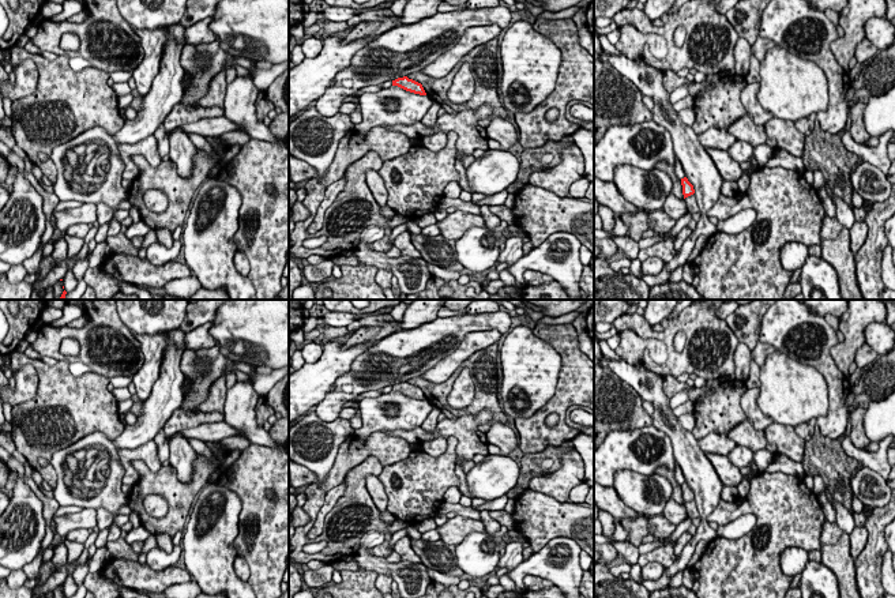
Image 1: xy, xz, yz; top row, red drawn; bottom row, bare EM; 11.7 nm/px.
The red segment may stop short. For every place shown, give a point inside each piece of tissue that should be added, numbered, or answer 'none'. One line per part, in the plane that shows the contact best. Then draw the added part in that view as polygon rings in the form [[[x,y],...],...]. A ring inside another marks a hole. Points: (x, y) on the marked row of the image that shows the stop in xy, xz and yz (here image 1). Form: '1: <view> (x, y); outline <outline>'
none

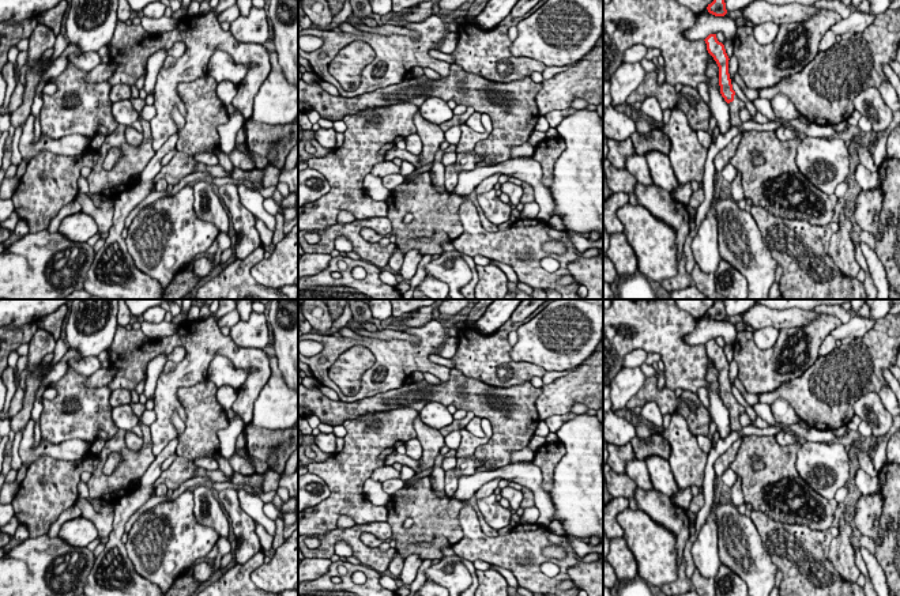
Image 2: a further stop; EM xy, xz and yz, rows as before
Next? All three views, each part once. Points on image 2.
1: yz (737, 104); outline [[[737,94],[734,95],[734,101],[730,105],[730,124],[731,128],[741,127],[742,121],[739,118],[739,110],[746,107],[746,103],[741,101]]]

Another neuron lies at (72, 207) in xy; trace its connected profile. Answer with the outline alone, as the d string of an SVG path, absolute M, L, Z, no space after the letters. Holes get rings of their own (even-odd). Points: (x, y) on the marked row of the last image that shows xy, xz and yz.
M74 200L71 203L68 203L67 205L64 205L60 212L50 220L50 225L48 226L48 231L49 233L57 233L59 231L59 227L60 227L60 223L61 220L65 218L65 216L69 216L69 215L74 215L76 212L80 212L82 211L82 207L80 204Z

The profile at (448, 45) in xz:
M447 31L445 38L441 41L438 50L445 54L452 54L457 45L457 31Z

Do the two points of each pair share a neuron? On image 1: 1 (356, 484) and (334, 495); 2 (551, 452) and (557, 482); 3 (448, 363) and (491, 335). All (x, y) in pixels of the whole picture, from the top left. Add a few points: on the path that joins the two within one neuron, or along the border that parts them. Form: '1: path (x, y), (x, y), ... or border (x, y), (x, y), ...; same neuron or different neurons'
1: border (343, 481), (343, 495), (326, 518); different neurons
2: border (574, 448), (527, 488); different neurons
3: path (459, 356), (474, 341), (480, 339); same neuron

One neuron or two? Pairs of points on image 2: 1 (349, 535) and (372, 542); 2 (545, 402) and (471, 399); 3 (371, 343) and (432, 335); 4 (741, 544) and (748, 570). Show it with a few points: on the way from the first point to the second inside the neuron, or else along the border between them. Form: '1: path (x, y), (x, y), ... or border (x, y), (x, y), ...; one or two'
1: border (358, 536), (371, 532), (386, 540); two
2: border (542, 388), (535, 402), (539, 419); two
3: path (386, 350), (417, 350); one
4: path (742, 551), (748, 558), (748, 564); one

